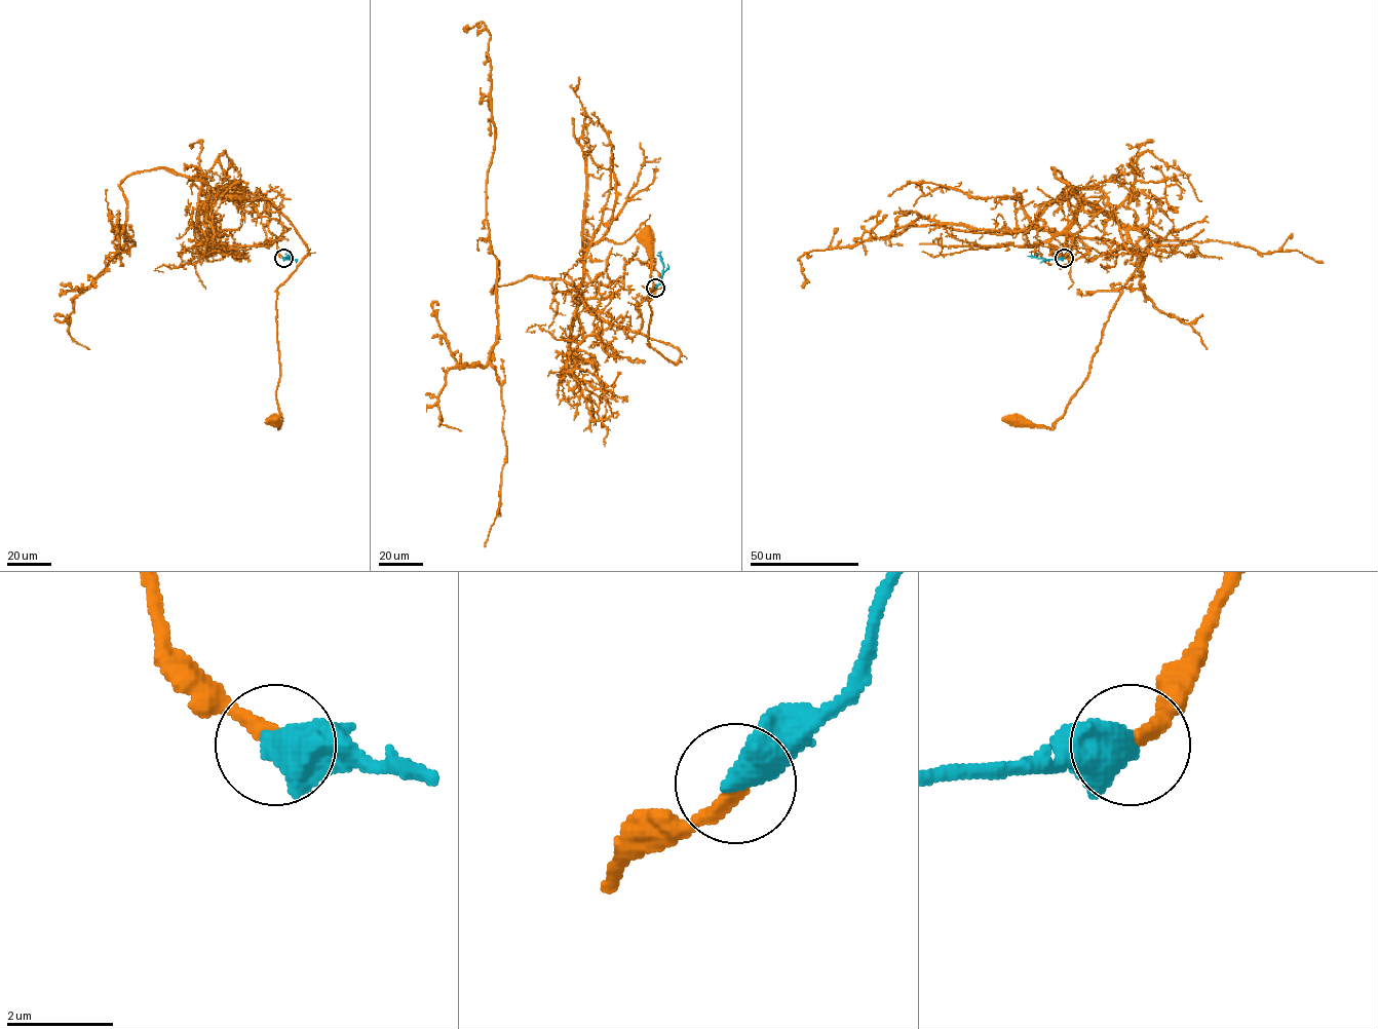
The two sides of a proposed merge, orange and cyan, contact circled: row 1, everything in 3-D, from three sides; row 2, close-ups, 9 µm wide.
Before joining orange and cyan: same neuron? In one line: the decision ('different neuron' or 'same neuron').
same neuron

